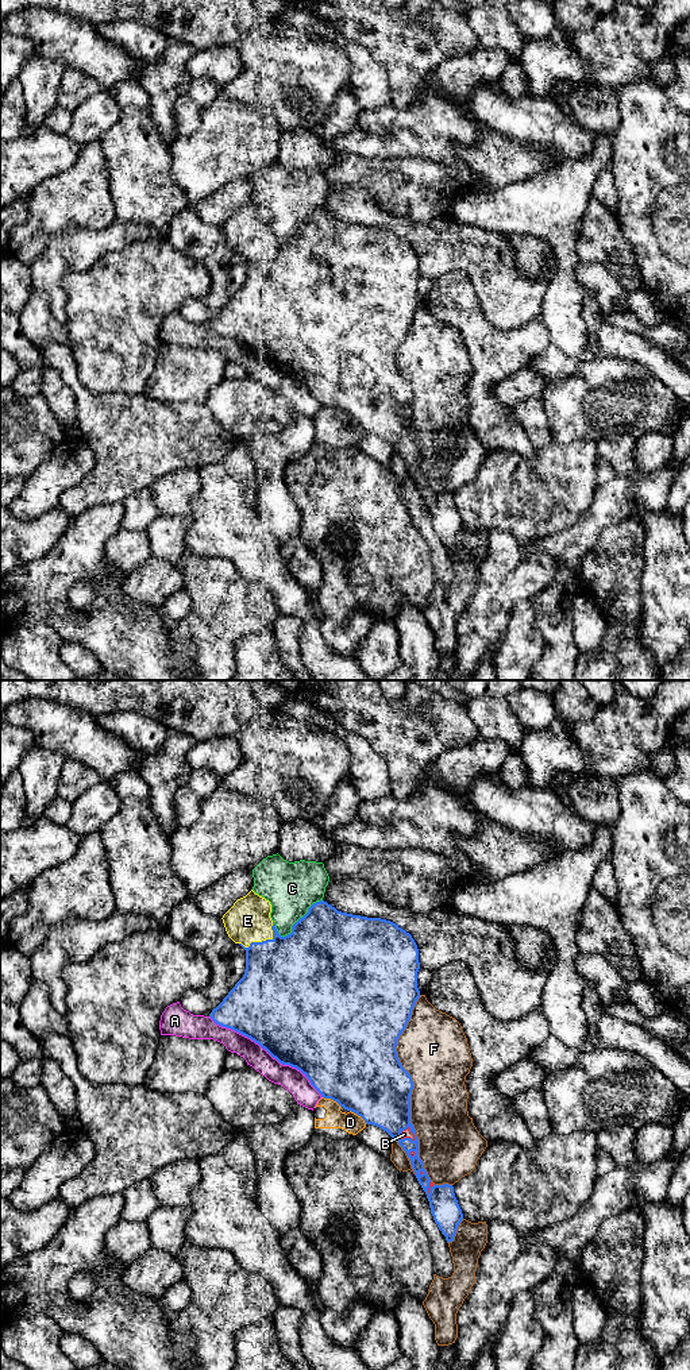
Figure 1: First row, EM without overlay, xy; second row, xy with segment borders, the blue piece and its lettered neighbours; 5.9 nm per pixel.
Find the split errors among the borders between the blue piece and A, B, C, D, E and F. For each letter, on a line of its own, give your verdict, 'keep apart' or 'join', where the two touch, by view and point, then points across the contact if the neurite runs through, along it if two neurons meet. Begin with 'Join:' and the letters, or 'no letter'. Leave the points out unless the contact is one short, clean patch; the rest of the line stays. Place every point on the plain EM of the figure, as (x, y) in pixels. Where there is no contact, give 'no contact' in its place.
Join: B
A: keep apart; meets blue in xy at (266, 359)
B: join; meets blue in xy at (405, 447)
C: keep apart; meets blue in xy at (297, 230)
D: keep apart; meets blue in xy at (331, 408); border along xy (322, 405), (330, 406), (340, 415)
E: keep apart; meets blue in xy at (262, 250)
F: keep apart; meets blue in xy at (412, 397)

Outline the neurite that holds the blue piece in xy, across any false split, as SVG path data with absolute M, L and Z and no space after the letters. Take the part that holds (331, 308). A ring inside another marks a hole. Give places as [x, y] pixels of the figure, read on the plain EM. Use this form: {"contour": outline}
{"contour": "M324 209L313 212L292 235L290 243L281 246L274 231L271 239L271 248L251 251L248 256L239 252L246 259L244 283L212 319L209 327L216 333L250 347L280 373L300 379L321 406L336 410L344 418L361 425L366 433L377 435L394 447L406 462L415 485L427 503L435 532L447 552L452 551L463 522L454 495L435 494L419 467L419 448L410 432L413 390L396 360L397 348L420 306L417 297L420 271L415 248L390 229L342 221Z"}

